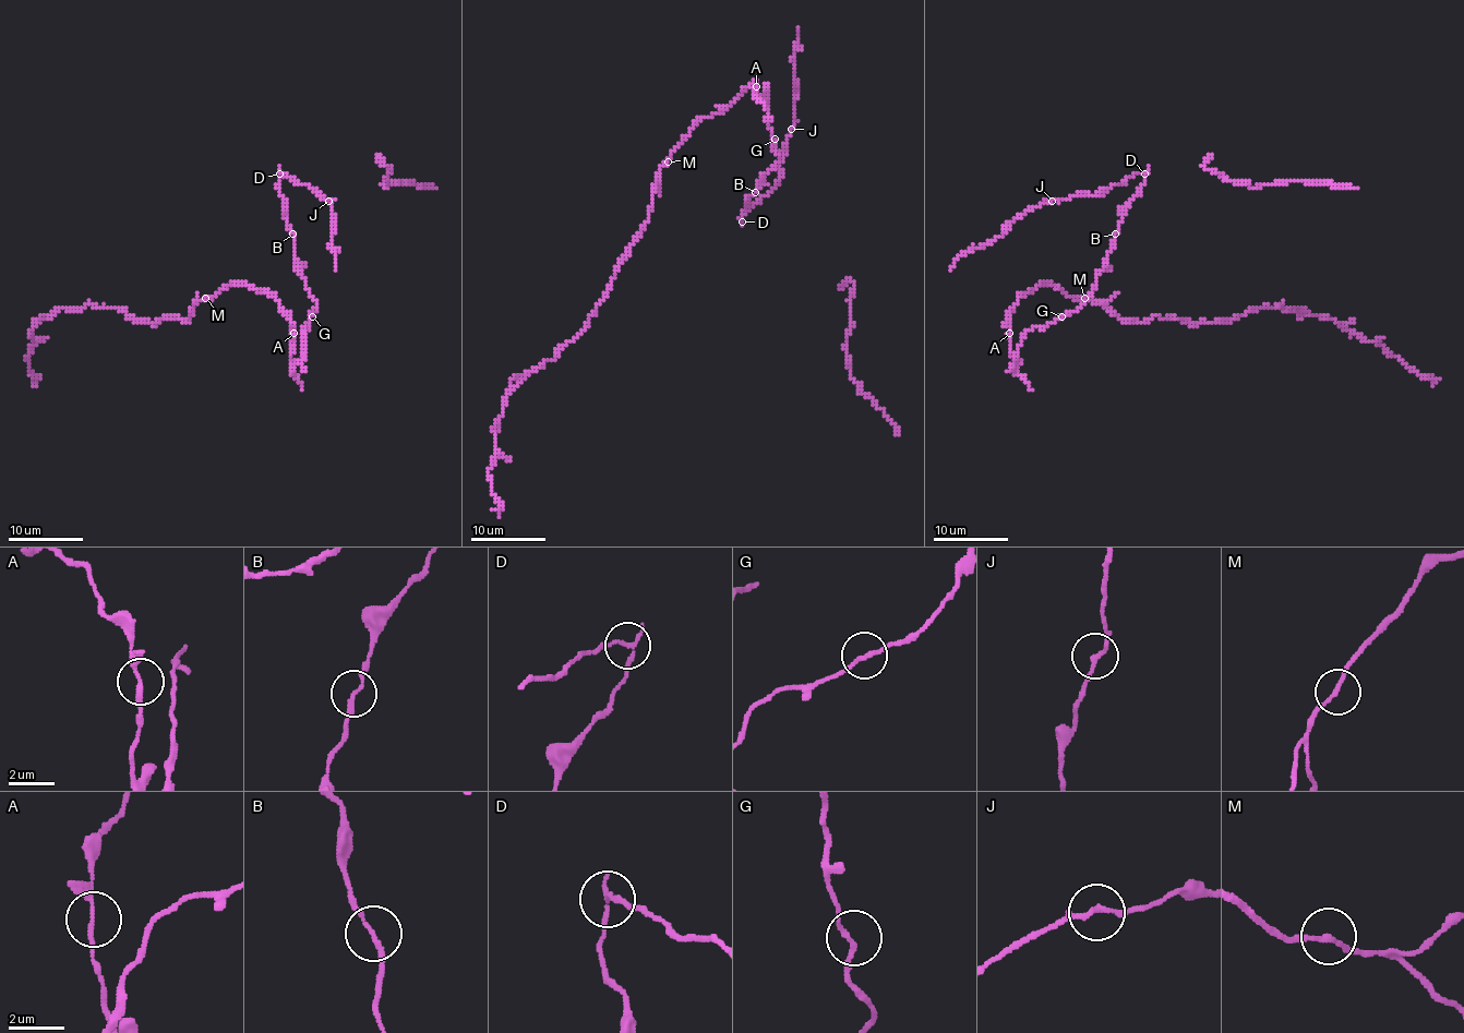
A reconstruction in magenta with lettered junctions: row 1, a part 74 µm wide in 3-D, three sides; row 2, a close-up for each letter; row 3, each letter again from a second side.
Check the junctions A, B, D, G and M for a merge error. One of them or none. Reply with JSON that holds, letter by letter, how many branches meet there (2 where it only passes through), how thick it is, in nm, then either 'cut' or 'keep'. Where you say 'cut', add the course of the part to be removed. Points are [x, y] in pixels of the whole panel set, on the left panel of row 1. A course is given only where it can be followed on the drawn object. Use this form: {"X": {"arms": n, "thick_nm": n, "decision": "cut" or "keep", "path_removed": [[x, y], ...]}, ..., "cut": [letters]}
{"A": {"arms": 2, "thick_nm": 160, "decision": "keep"}, "B": {"arms": 2, "thick_nm": 160, "decision": "keep"}, "D": {"arms": 2, "thick_nm": 160, "decision": "cut", "path_removed": [[280, 175], [307, 183], [333, 202], [328, 245], [336, 269]]}, "G": {"arms": 2, "thick_nm": 160, "decision": "keep"}, "M": {"arms": 2, "thick_nm": 170, "decision": "keep"}, "cut": ["D"]}

